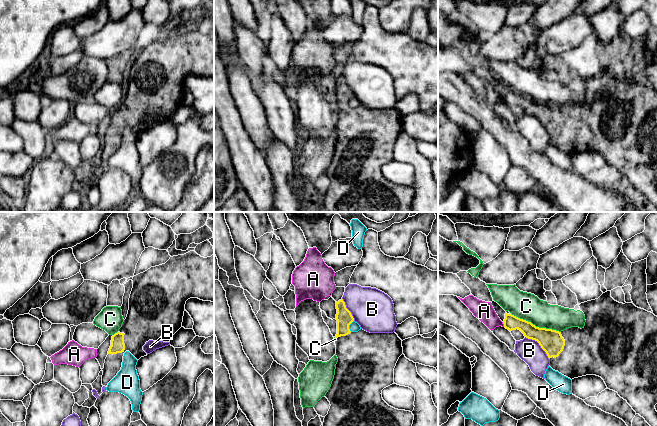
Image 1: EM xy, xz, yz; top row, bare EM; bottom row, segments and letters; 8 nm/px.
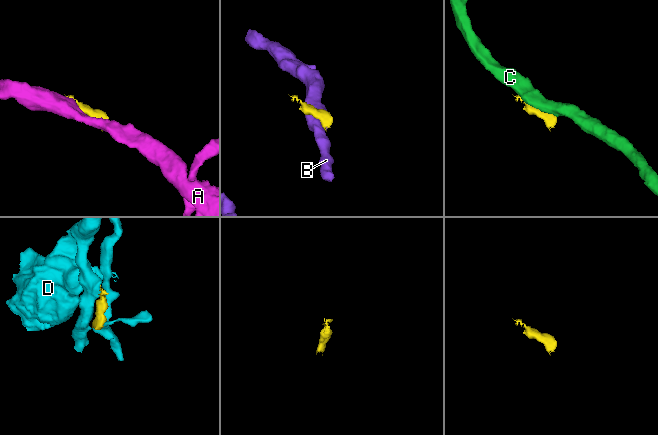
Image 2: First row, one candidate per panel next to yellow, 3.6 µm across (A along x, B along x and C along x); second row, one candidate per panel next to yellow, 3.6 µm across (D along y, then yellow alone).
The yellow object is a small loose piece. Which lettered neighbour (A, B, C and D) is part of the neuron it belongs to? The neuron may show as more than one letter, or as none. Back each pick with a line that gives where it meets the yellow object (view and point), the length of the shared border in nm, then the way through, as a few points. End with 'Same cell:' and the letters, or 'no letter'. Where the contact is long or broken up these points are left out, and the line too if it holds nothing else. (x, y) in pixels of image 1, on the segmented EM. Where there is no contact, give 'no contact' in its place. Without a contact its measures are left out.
Same cell: no letter

